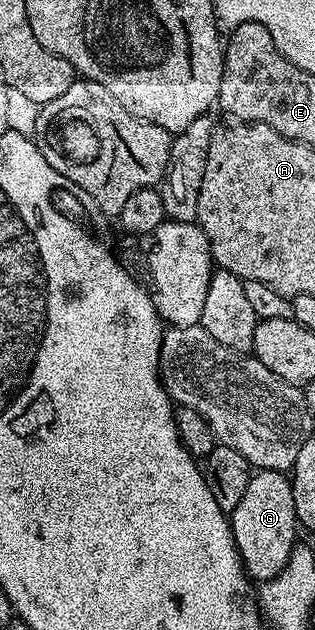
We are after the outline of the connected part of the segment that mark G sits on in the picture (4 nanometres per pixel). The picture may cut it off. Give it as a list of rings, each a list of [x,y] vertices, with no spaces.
[[[263,469],[252,473],[249,487],[229,519],[248,576],[257,582],[271,580],[286,566],[297,543],[299,523],[290,477],[284,472]]]

